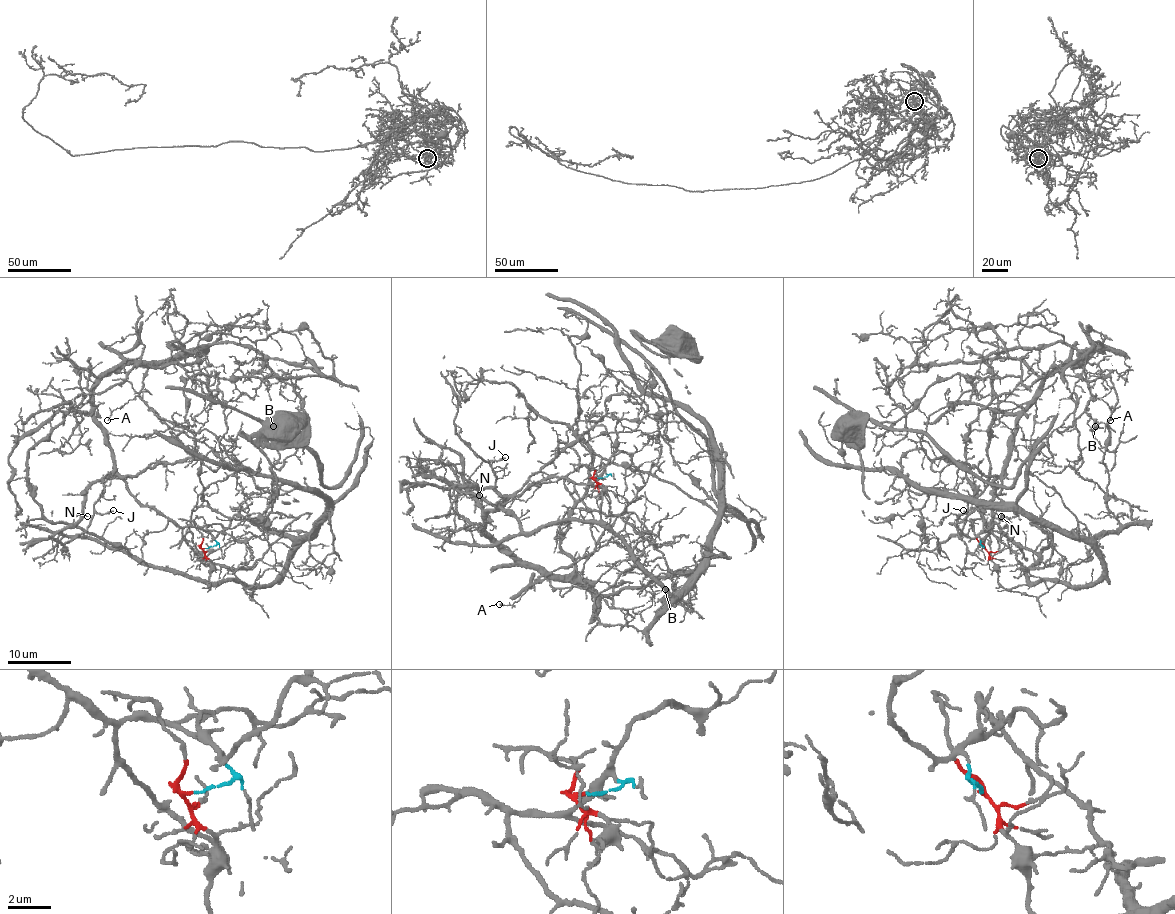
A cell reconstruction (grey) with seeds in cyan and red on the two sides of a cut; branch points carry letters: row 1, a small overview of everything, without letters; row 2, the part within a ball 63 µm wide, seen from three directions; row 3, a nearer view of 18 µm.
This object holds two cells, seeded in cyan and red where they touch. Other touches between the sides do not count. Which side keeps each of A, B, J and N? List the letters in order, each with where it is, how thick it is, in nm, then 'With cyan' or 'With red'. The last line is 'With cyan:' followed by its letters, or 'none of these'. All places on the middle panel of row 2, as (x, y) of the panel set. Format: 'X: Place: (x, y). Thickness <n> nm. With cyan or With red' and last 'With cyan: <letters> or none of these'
A: Place: (499, 604). Thickness 120 nm. With cyan
B: Place: (665, 589). Thickness 120 nm. With red
J: Place: (505, 457). Thickness 200 nm. With cyan
N: Place: (479, 495). Thickness 120 nm. With red
With cyan: A, J

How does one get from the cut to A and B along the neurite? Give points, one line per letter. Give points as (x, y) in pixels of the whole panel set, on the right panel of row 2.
A: (983, 548), (983, 518), (1040, 382), (1077, 365), (1090, 393), (1111, 408), (1109, 420)
B: (983, 548), (1005, 588), (1092, 585), (1103, 563), (1096, 542), (1119, 526), (1103, 459), (1109, 428), (1095, 427)

